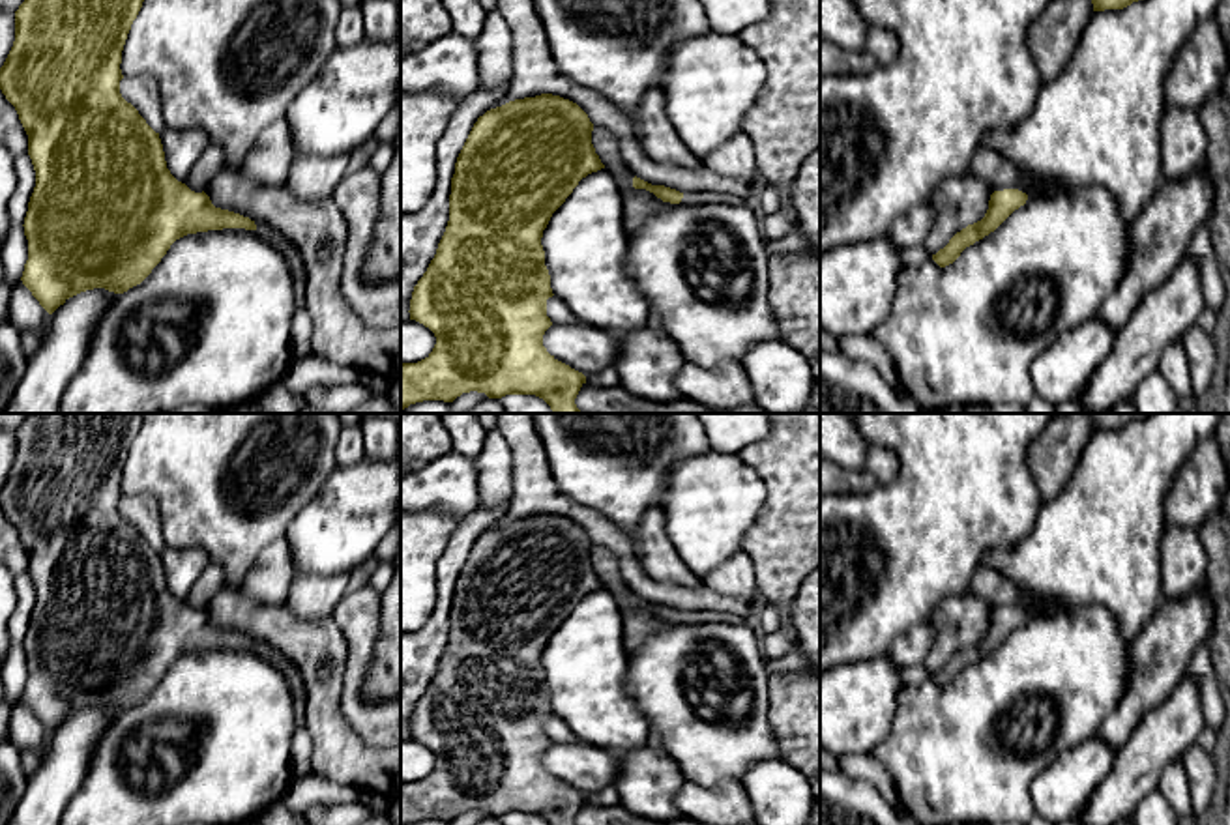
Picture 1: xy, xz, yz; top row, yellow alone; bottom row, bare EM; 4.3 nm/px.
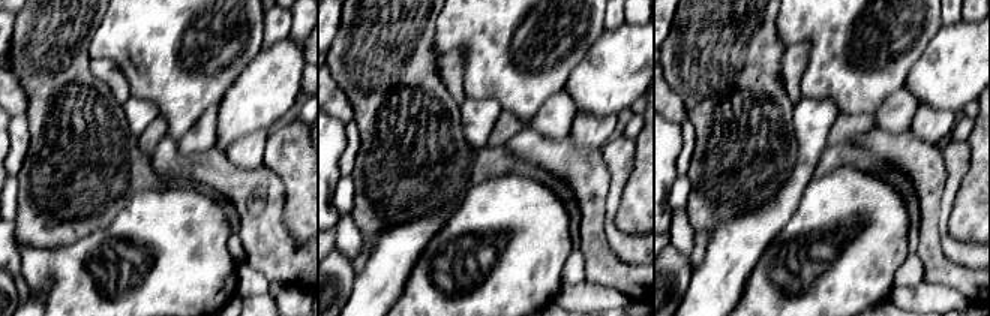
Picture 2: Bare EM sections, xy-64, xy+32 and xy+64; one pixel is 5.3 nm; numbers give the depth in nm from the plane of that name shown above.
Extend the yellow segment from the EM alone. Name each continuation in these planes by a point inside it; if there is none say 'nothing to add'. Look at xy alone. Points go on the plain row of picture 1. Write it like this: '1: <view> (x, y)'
nothing to add

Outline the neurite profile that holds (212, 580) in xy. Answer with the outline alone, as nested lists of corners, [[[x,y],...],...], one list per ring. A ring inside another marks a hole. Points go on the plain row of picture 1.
[[[210,563],[191,587],[185,604],[195,612],[202,612],[223,589],[227,589],[225,572],[215,563]]]

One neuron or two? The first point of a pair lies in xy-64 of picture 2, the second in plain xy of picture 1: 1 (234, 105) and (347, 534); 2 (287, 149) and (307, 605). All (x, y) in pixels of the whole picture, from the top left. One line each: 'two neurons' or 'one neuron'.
1: one neuron
2: two neurons

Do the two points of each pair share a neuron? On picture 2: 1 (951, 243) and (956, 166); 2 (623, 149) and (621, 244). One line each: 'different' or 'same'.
1: same
2: same

